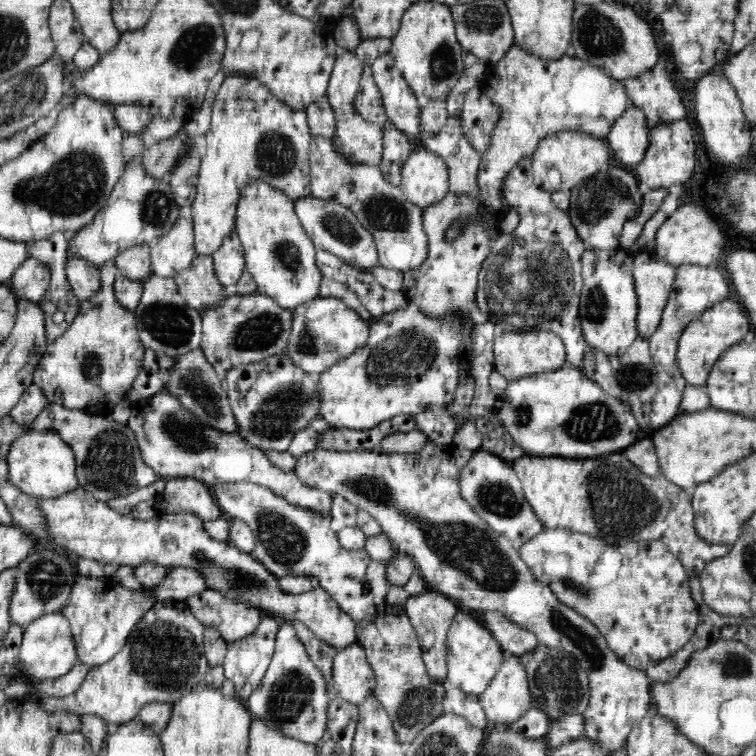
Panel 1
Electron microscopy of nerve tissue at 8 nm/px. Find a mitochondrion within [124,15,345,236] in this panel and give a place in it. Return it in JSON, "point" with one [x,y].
{"point":[195,44]}

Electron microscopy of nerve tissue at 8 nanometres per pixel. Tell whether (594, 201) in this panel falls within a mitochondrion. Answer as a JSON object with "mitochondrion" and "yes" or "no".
{"mitochondrion":"yes"}

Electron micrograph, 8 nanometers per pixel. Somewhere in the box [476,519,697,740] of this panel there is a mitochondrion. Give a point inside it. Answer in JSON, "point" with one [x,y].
{"point":[556,679]}

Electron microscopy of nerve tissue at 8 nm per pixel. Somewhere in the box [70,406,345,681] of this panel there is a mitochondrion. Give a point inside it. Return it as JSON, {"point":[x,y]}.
{"point":[109,461]}

